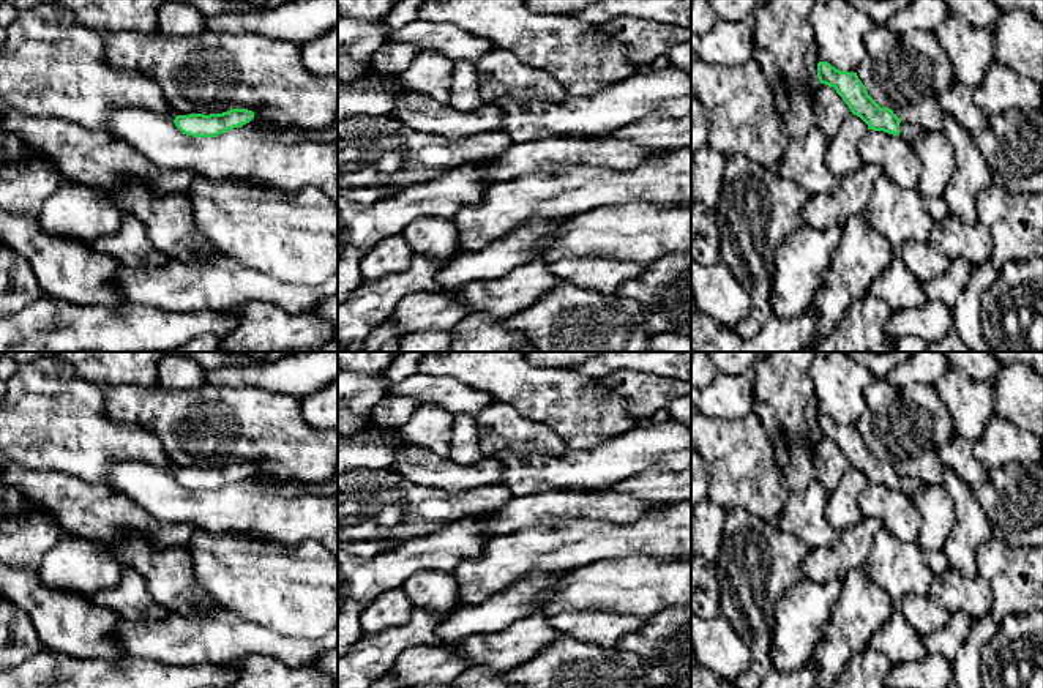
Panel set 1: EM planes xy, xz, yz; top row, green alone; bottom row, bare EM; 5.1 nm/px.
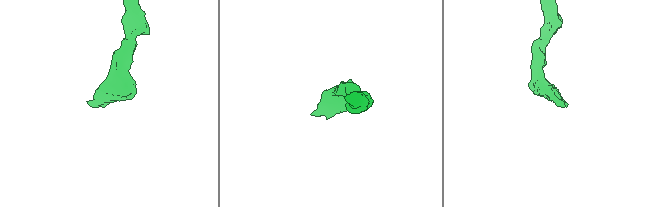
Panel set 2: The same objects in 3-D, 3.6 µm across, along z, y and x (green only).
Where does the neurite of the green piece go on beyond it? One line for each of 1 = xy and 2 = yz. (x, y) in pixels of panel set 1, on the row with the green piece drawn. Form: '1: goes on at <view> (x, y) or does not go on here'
1: does not go on here
2: goes on at yz (908, 131)

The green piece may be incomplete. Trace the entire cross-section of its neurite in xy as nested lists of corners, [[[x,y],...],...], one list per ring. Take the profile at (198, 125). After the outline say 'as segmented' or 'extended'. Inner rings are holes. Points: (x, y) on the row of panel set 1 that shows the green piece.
[[[230,109],[222,114],[189,114],[177,115],[174,123],[186,136],[215,137],[229,129],[243,126],[254,118],[254,112],[248,109]]]; as segmented

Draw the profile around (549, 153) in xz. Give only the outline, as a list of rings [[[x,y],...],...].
[[[563,134],[527,139],[481,169],[486,183],[511,181],[536,170],[562,170],[573,164],[598,164],[604,169],[630,170],[655,158],[661,150],[650,150],[626,139],[582,137]]]

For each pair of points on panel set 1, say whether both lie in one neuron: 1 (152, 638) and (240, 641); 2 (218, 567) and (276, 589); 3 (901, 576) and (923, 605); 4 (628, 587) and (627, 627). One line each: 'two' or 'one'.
1: one
2: one
3: two
4: two

